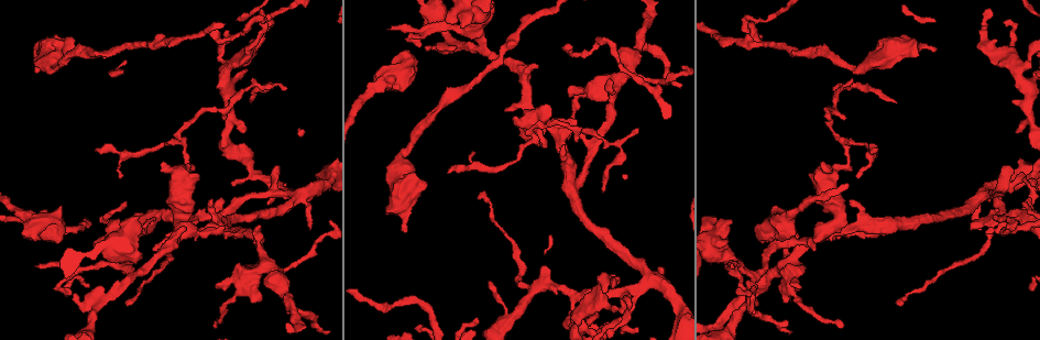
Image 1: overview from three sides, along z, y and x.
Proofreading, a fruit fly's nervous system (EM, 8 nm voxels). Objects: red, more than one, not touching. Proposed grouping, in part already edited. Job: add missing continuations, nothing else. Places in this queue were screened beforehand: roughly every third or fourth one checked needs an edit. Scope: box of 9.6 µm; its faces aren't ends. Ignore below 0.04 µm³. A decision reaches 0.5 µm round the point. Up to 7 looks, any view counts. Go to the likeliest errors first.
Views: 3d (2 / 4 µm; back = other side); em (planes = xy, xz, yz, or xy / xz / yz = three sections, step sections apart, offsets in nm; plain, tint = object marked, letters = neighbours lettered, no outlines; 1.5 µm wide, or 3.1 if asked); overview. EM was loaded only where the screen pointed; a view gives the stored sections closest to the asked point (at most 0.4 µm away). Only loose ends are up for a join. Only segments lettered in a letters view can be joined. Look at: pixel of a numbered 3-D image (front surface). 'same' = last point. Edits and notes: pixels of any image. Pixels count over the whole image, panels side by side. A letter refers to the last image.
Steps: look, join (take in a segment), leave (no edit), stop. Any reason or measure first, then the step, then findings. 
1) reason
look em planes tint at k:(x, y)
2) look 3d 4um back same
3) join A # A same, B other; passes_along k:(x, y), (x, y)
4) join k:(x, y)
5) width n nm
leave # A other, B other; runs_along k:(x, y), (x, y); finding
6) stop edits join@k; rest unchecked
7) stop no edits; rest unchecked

stops while still wide
look 3d 2um at 1:(764, 242)

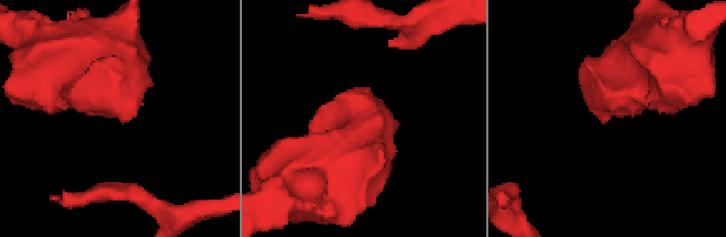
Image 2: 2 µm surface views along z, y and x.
look em yz step 4 letters at 2:(600, 115)

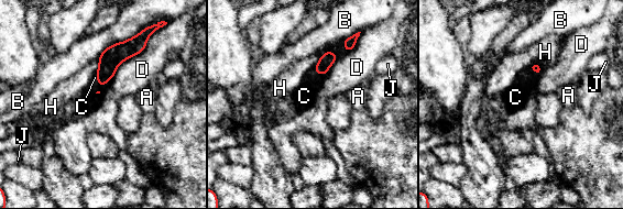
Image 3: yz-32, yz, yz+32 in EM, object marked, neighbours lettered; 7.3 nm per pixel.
another direction
look em planes letters same

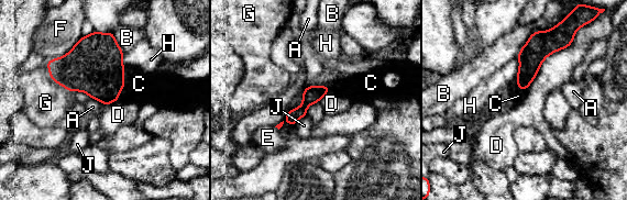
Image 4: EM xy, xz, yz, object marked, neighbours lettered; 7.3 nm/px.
join 4:(518, 96) # A other, B other, C same, D other, E other, F other, G other, H other, J other; the neuron continues

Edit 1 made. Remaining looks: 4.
thin end
look 3d 4um at 1:(120, 177)

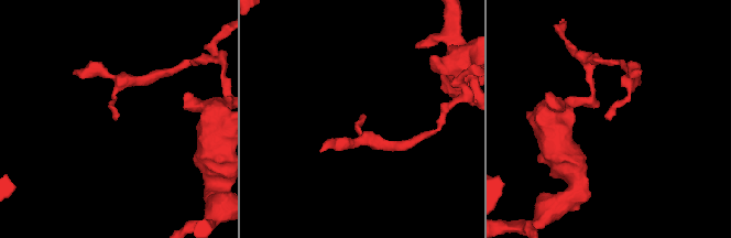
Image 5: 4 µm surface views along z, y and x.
need the tissue
look em xz step 8 letters at 5:(609, 120)

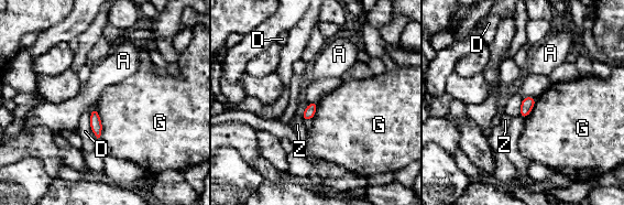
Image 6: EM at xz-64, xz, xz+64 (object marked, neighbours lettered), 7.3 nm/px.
look em planes letters same

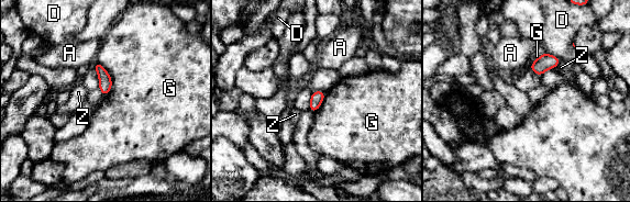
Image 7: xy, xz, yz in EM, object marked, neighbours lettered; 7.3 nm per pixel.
width 100 nm
leave # A other, D other, G other, Z other; border 7:(97, 62), (111, 79), (104, 97); none of them fits

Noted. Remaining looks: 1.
an open end
look em planes letters at 1:(844, 325)

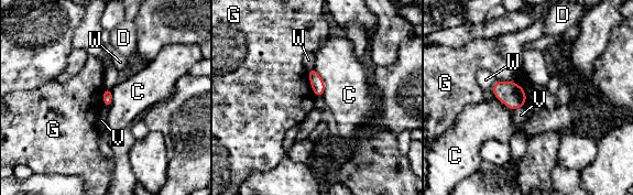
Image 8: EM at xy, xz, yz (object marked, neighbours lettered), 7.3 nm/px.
width 70 nm
leave # C other, D other, G other, V other, W other; border 8:(497, 79), (513, 82), (521, 86); no lettered segment goes on from it

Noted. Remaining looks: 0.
stop edits join@4; rest unchecked

